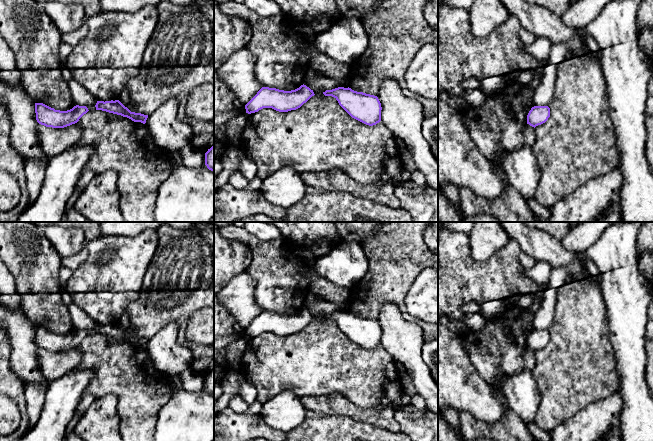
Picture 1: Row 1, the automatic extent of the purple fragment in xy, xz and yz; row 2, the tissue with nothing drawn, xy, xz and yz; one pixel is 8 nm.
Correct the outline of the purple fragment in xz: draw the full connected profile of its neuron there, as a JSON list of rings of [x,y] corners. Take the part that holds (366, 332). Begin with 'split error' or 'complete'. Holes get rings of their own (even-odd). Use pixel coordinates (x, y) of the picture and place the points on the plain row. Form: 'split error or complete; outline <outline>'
complete; outline [[[349,311],[326,314],[323,318],[334,321],[352,342],[366,349],[373,350],[381,345],[382,331],[377,320],[357,316]]]

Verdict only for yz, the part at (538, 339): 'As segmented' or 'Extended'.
As segmented

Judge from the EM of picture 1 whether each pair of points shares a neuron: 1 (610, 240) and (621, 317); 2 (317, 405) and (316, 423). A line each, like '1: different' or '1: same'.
1: same
2: different

